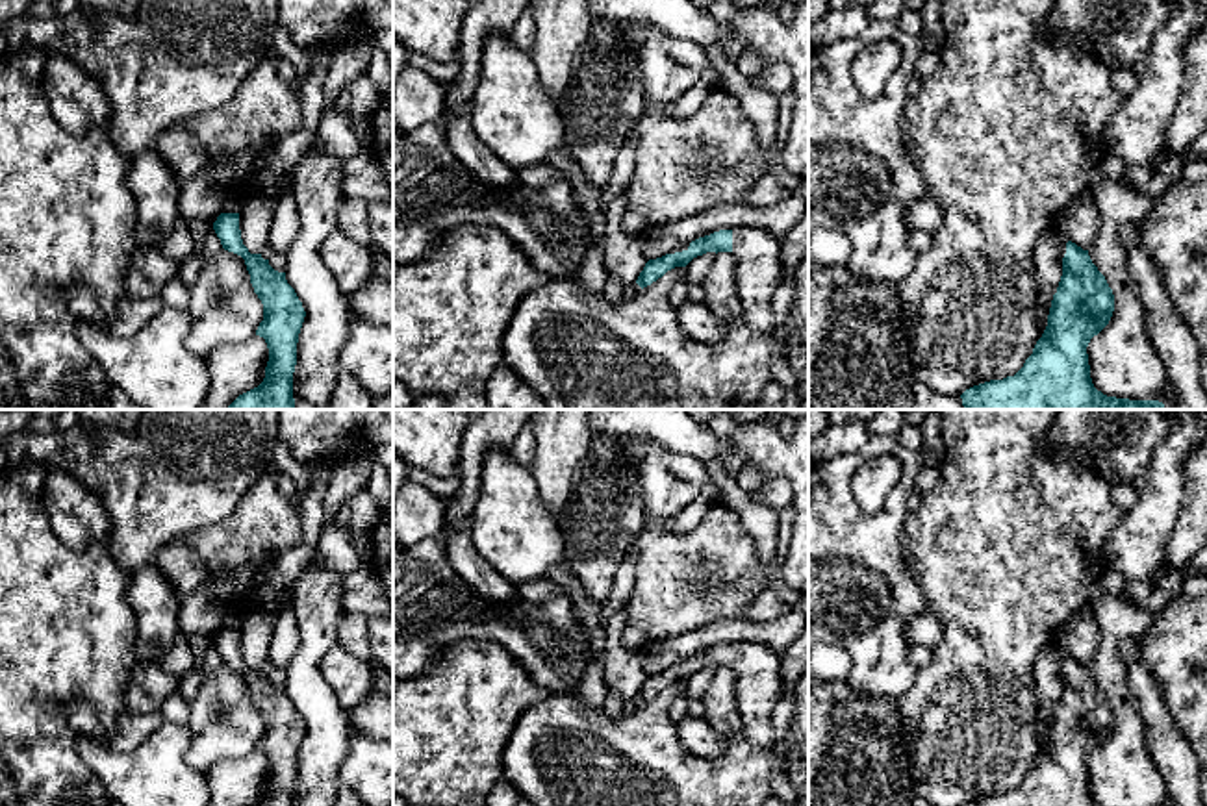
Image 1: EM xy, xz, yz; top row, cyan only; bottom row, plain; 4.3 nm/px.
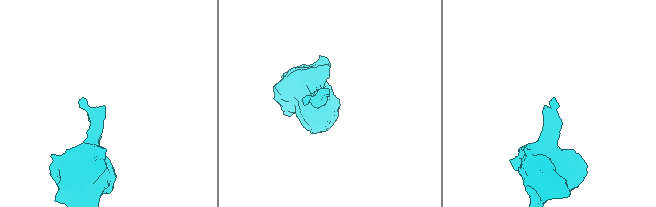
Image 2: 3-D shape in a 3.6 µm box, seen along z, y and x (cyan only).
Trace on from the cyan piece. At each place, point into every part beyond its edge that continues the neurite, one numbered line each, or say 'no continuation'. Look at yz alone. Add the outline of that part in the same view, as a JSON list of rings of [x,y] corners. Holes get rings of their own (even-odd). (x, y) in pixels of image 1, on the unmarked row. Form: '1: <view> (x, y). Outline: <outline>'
no continuation

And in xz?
1: xz (755, 666). Outline: [[[734,641],[732,671],[742,715],[742,736],[749,743],[768,749],[773,745],[771,715],[781,700],[781,658],[766,643]]]

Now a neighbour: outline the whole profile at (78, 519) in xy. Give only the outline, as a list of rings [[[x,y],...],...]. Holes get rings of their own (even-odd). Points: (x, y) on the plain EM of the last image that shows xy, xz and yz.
[[[46,467],[43,504],[56,535],[69,548],[106,543],[111,523],[102,504],[70,474]]]

